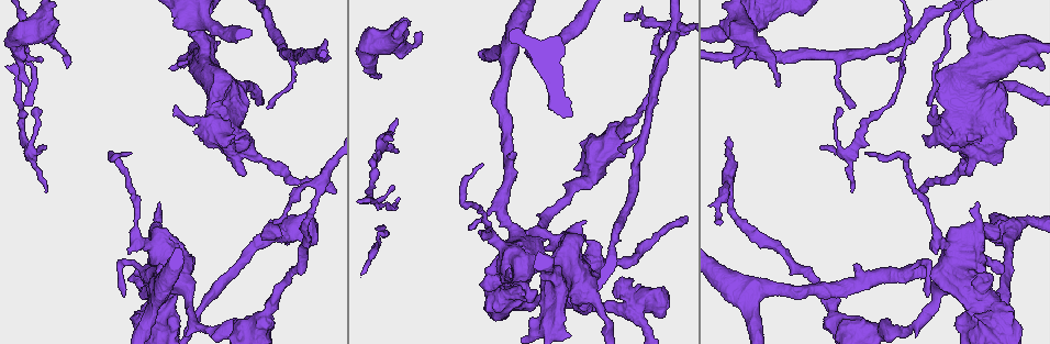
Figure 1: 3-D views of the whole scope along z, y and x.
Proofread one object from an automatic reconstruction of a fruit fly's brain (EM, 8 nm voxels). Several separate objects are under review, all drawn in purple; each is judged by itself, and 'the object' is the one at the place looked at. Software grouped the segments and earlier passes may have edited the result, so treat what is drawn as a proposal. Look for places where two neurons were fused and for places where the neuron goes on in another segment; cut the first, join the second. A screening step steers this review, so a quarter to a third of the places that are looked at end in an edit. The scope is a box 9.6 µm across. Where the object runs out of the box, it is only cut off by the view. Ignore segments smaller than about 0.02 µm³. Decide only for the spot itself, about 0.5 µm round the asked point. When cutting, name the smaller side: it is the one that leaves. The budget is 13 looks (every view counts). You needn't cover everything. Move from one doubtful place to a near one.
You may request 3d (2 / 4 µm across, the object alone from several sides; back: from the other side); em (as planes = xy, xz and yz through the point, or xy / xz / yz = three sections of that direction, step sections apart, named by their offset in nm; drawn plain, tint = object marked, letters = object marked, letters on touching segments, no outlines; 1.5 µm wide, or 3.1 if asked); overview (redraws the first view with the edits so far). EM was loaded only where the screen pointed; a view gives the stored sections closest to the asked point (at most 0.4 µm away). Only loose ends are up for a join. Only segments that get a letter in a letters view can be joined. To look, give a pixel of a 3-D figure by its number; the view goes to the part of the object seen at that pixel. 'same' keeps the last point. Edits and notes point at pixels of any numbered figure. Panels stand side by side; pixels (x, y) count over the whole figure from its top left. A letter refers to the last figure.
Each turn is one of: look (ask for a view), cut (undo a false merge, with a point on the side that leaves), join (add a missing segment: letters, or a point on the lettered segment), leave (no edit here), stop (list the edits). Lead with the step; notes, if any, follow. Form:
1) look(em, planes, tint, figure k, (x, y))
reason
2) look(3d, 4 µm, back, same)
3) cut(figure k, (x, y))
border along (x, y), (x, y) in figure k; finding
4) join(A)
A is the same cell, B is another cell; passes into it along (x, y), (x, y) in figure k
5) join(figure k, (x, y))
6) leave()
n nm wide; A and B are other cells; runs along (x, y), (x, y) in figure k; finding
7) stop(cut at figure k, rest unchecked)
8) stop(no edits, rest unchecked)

look(em, planes, plain, figure 1, (147, 272))
abrupt turn

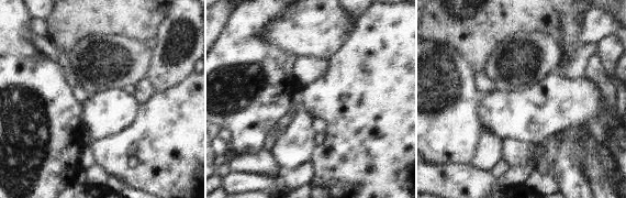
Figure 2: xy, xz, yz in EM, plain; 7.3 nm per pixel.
look(em, planes, letters, same)

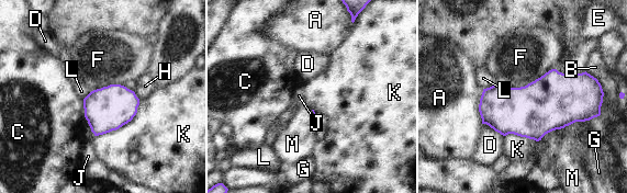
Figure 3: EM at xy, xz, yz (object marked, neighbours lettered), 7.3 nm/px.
leave()
A, B, C, D, E, F, G, H, J, K, L and M are other cells; border along (555, 68), (524, 86), (497, 86) in figure 3; one neuron here

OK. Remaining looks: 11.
look(em, yz, step 4, tint, figure 1, (267, 162))
sudden change in width

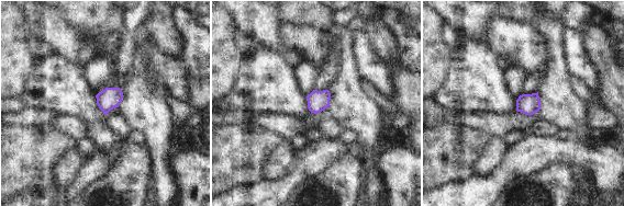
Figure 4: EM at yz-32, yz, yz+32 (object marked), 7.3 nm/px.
look(em, planes, tint, same)

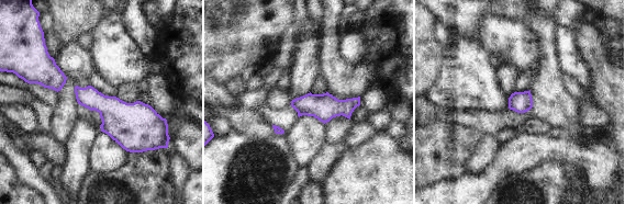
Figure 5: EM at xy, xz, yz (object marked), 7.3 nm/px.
look(em, planes, letters, same)
what lies round it

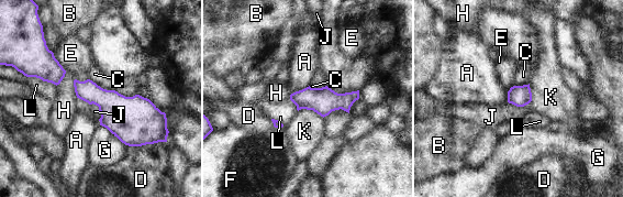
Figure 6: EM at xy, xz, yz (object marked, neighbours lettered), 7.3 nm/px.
leave()
A, B, C, D, E, F, G, H, J, K and L are other cells; border along (508, 101), (516, 106), (530, 102) in figure 6; continuous, no second neuron

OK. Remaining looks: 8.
look(em, planes, letters, figure 1, (576, 233))
thick end

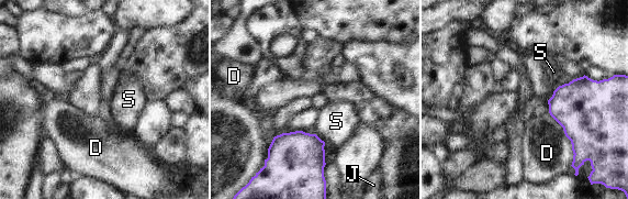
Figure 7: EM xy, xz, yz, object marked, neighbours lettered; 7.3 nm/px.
leave()
D, J and S are other cells; border along (559, 86), (547, 100) in figure 7; no lettered segment goes on from it

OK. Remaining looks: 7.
look(em, xz, step 8, tint, figure 1, (65, 65))
free end

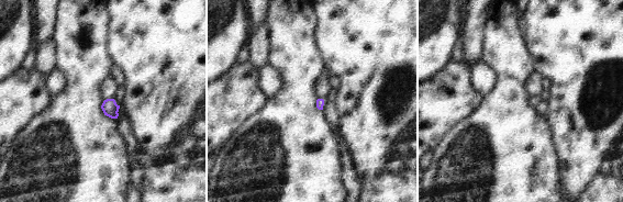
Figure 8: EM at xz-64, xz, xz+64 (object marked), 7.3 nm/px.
look(em, planes, letters, same)

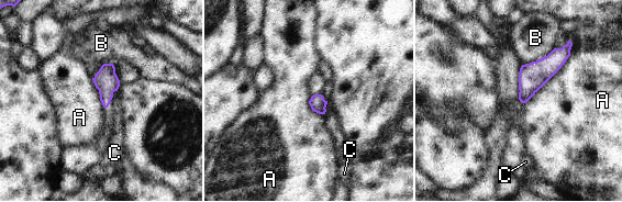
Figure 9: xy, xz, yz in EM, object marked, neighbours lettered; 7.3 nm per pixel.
leave()
A, B and C are other cells; border along (570, 55), (562, 67), (525, 103) in figure 9; no lettered segment goes on from it

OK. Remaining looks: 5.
look(3d, 2 µm, figure 1, (397, 118))
tapers out

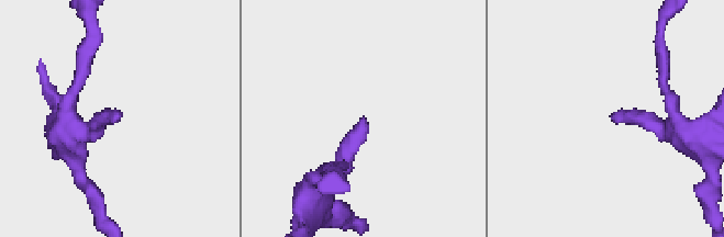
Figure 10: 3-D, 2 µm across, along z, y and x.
look(em, planes, letters, figure 10, (116, 117))
shape alone is not enough

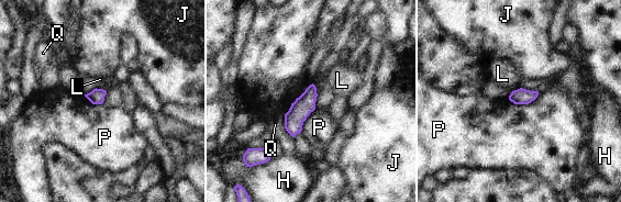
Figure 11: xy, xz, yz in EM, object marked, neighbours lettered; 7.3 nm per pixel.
leave()
H, J, L, P and Q are other cells; border along (539, 91), (530, 102), (514, 104) in figure 11; no lettered segment goes on from it

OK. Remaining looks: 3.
stop(no edits, rest unchecked)

